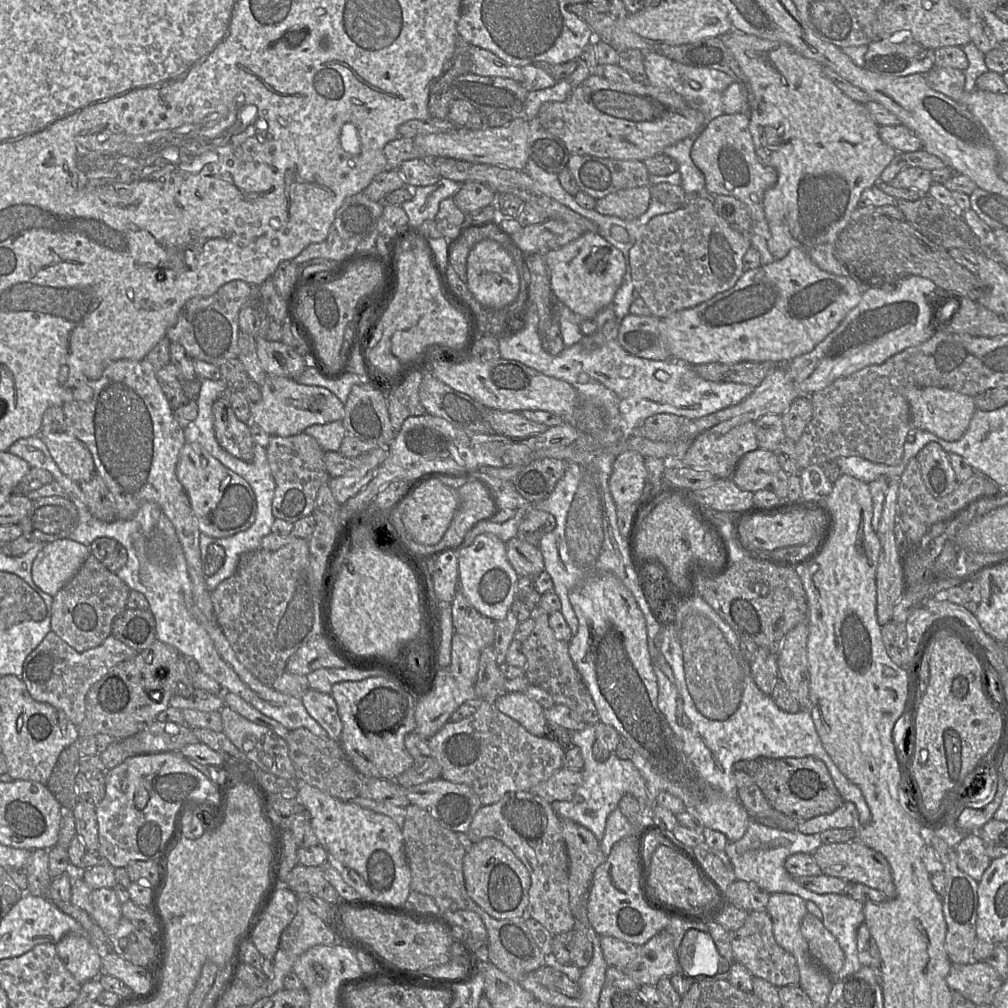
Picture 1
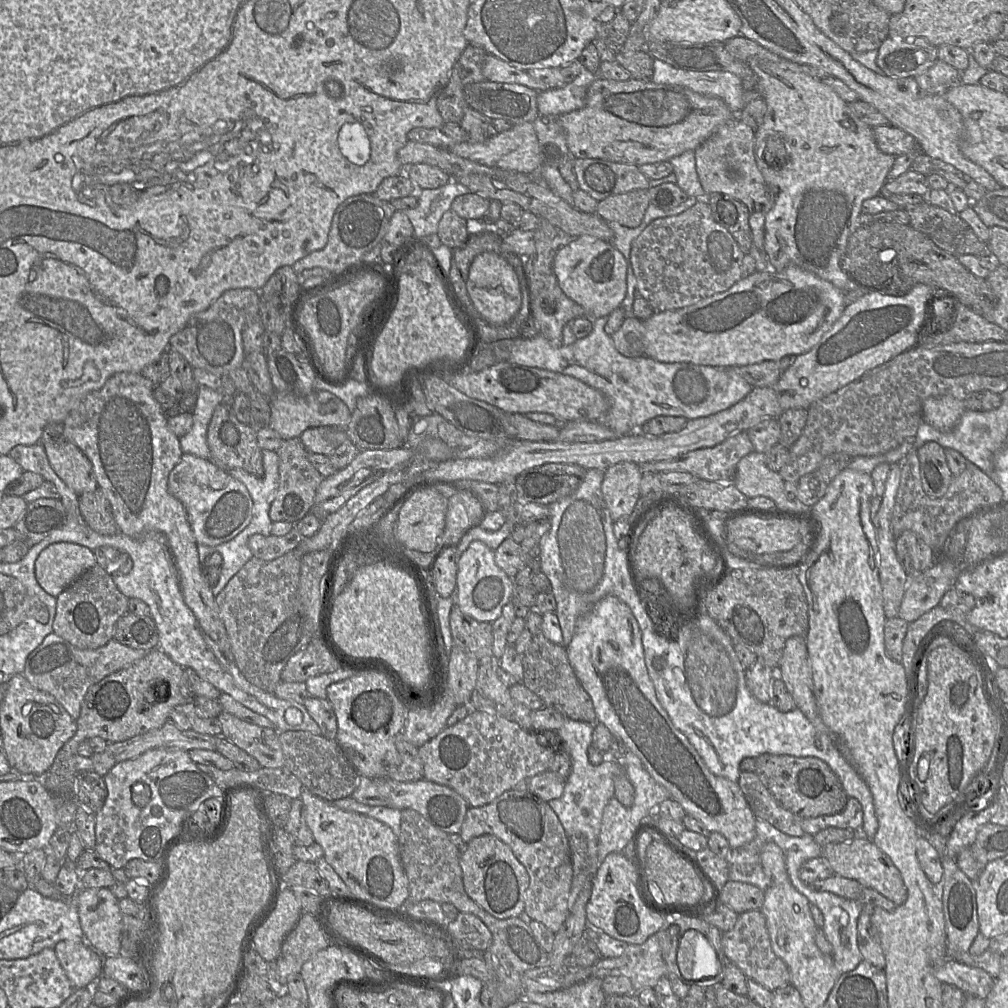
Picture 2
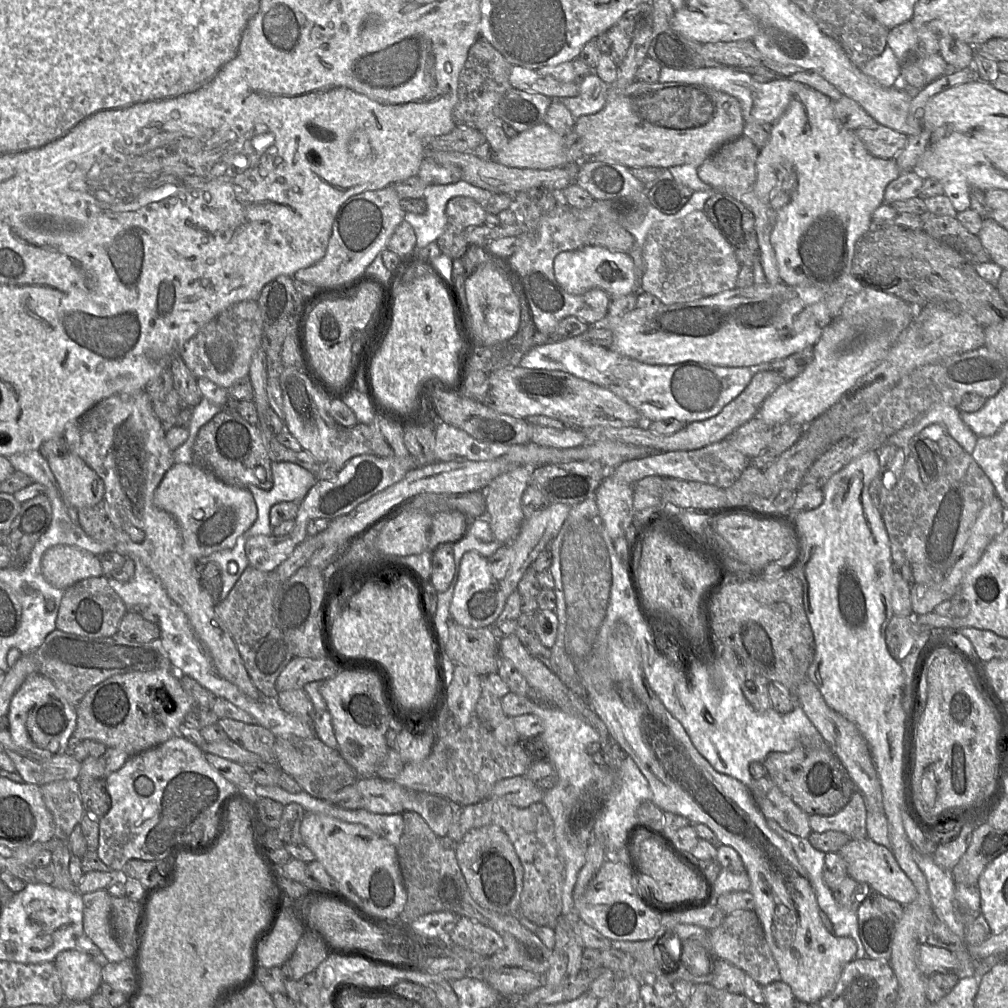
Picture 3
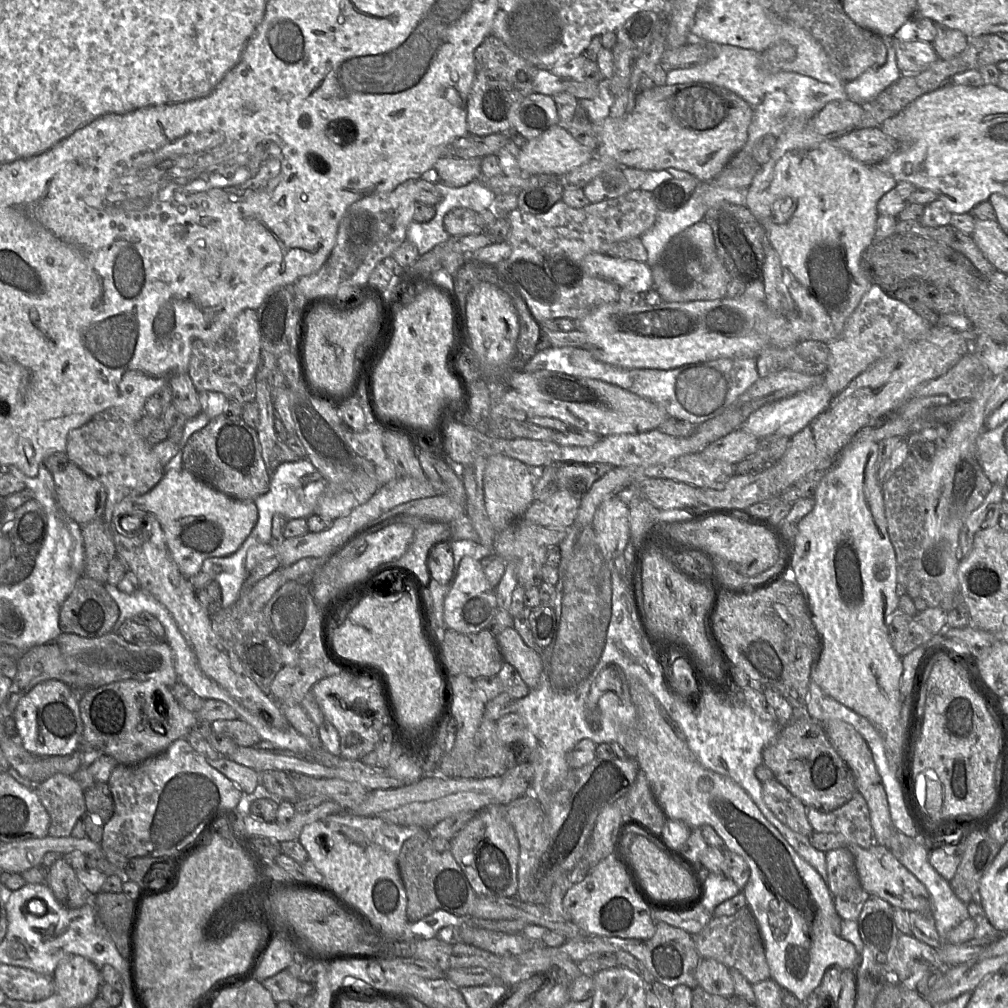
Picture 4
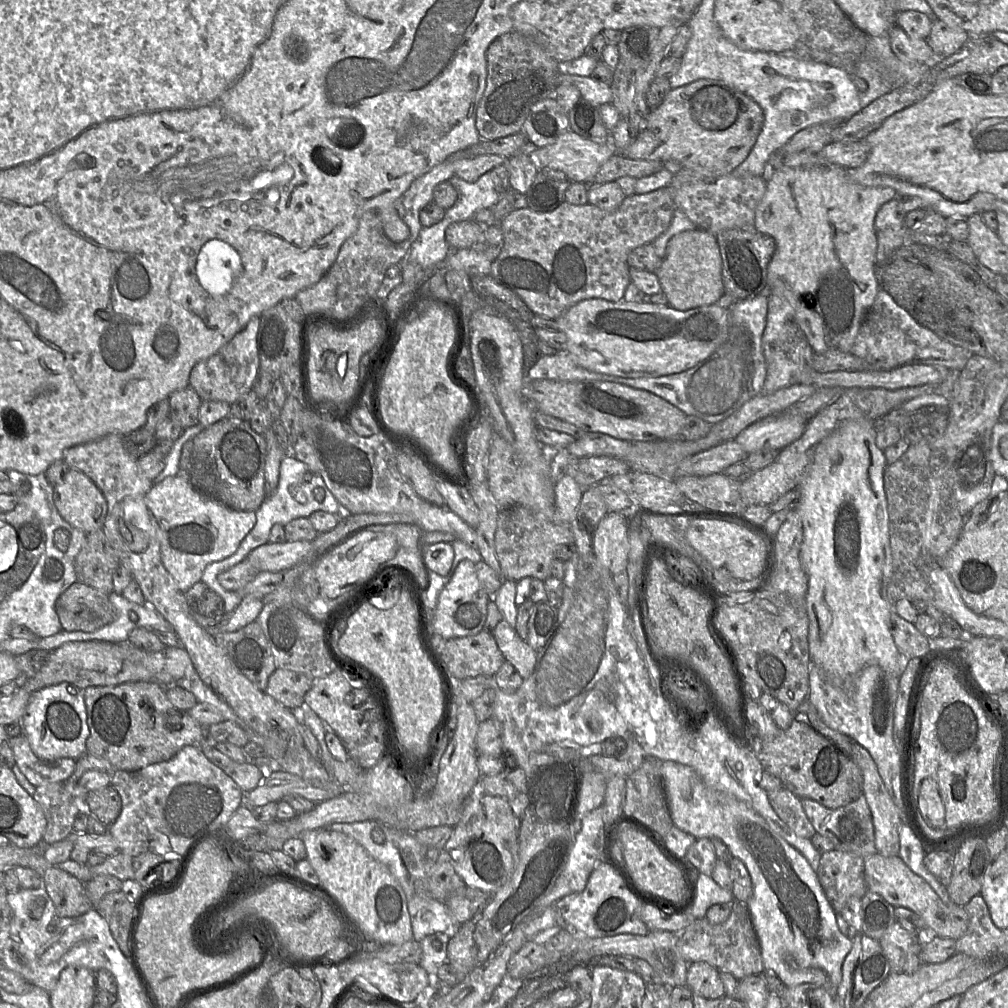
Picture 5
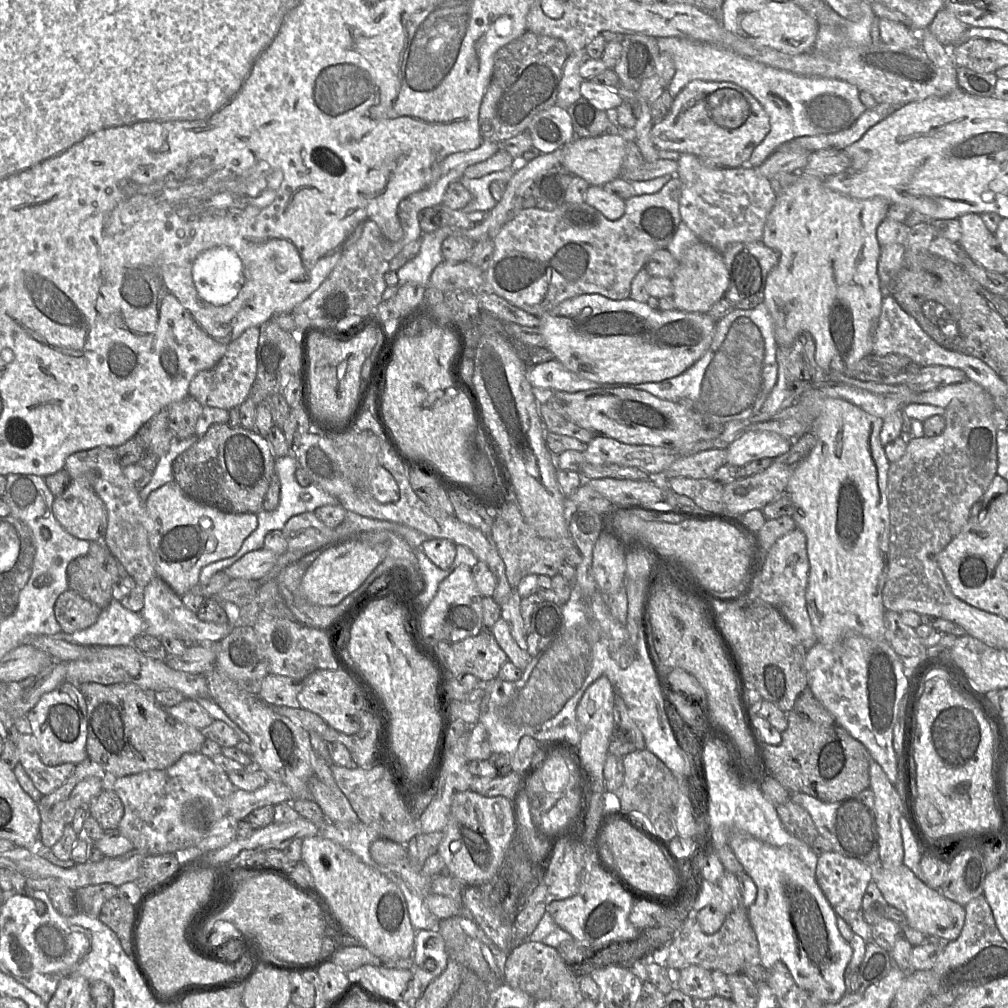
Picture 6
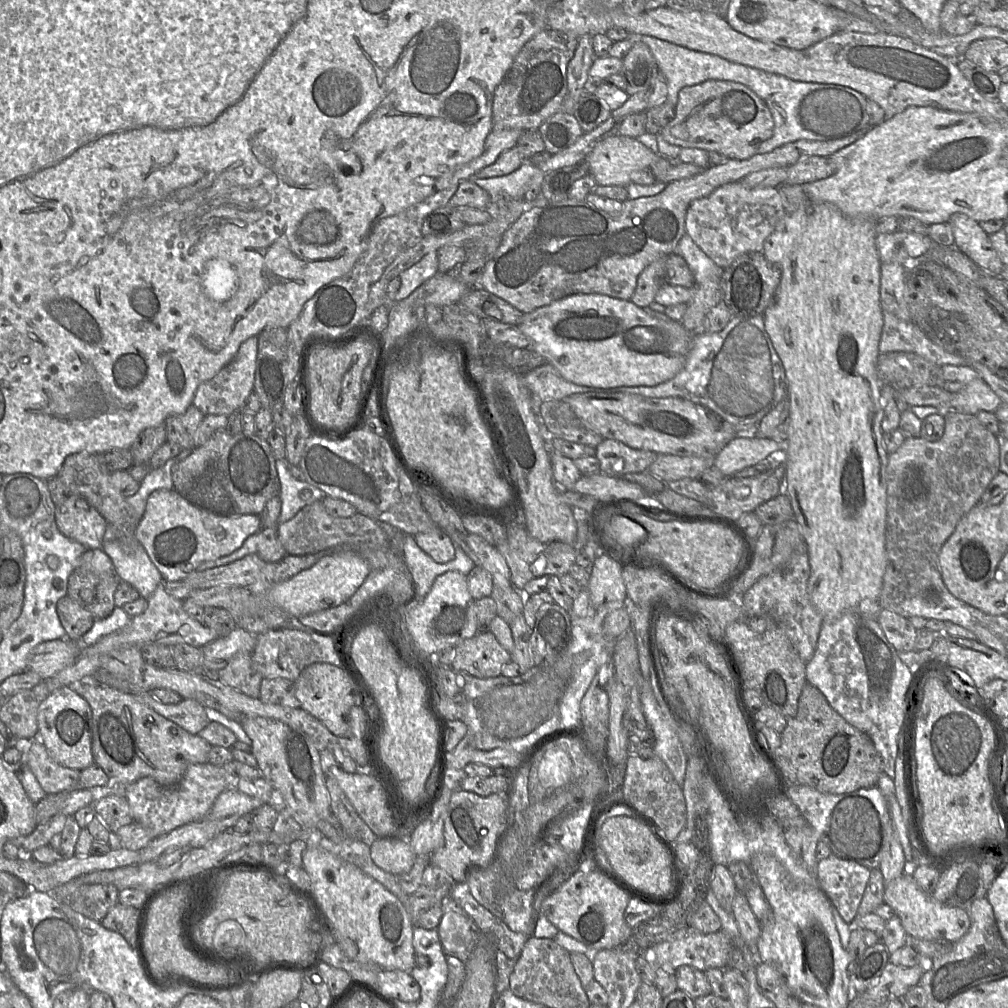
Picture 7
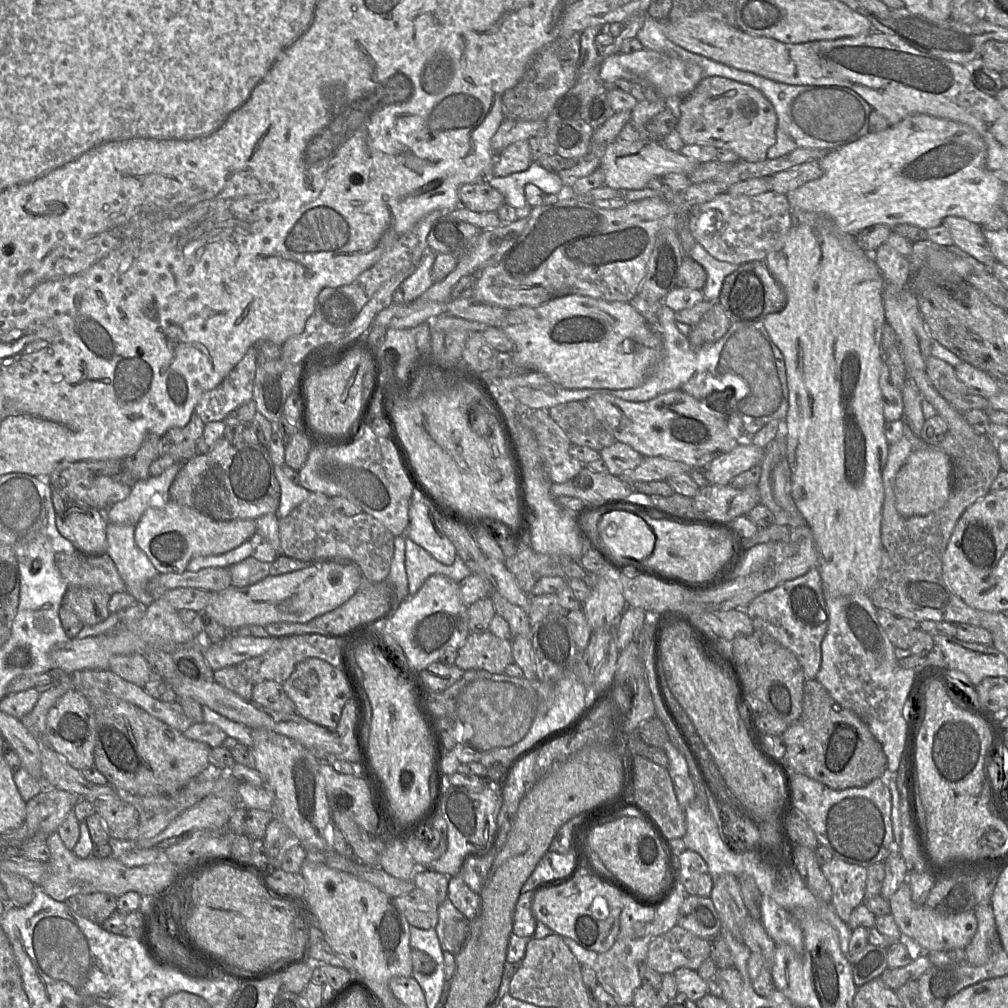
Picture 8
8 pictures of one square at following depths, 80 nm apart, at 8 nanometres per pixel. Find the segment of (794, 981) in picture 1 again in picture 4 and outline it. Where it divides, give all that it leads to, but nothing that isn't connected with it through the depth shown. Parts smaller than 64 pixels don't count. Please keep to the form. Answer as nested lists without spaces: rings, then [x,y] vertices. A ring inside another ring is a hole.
[[[748,906],[733,915],[713,917],[700,932],[692,936],[702,959],[713,959],[729,969],[736,969],[750,984],[771,978],[759,926]]]

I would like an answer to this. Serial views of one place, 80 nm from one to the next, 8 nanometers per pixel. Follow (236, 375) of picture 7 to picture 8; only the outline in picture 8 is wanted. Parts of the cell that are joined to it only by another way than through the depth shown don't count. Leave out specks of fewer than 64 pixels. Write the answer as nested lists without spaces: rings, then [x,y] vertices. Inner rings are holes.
[[[250,347],[221,383],[202,394],[194,412],[205,424],[223,421],[240,405],[253,398],[257,354],[257,347]]]

